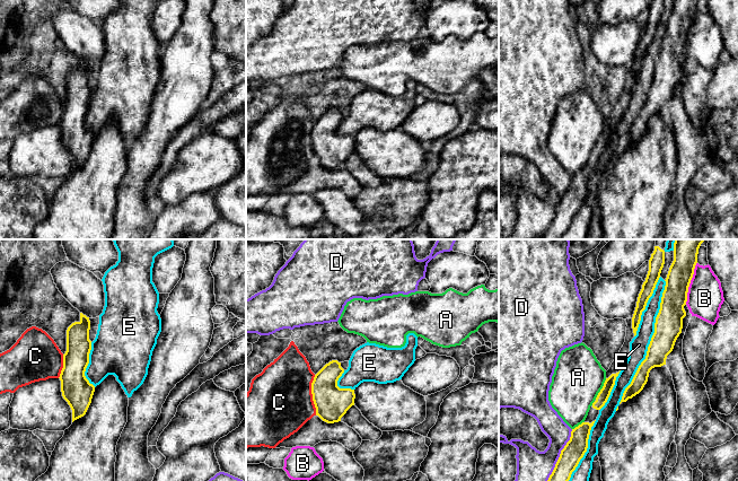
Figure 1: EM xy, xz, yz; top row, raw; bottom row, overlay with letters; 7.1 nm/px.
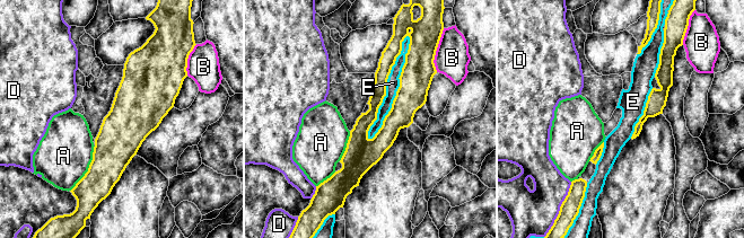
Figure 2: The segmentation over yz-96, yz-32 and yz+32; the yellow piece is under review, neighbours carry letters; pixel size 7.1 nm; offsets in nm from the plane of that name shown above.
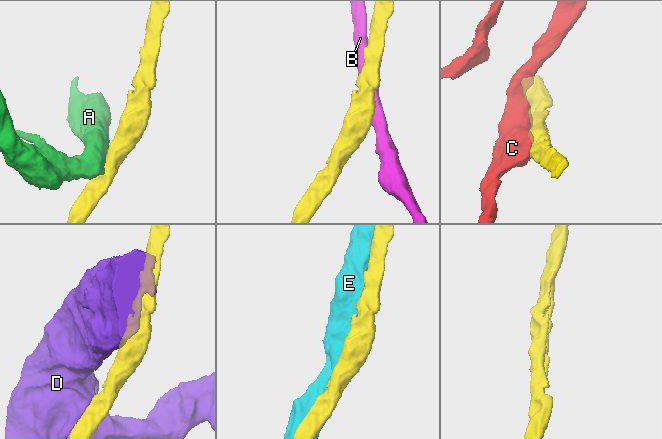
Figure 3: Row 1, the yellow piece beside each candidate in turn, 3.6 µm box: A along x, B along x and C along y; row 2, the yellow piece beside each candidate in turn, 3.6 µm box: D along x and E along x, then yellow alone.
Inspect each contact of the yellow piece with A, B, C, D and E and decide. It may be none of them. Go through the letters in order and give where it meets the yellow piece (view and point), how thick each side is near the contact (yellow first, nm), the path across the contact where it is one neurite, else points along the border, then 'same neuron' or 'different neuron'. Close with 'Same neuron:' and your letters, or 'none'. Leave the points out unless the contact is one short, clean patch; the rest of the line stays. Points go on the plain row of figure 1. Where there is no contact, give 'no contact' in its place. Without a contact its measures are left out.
A: yz (602, 136) | 80/360 nm | different neuron
B: yz (690, 29) | 180/260 nm | different neuron
C: xz (313, 142) | 240/460 nm | different neuron
D: yz (558, 207) | 150/260 nm | different neuron
E: yz (650, 89) | 200/130 nm | same neuron
Same neuron: E

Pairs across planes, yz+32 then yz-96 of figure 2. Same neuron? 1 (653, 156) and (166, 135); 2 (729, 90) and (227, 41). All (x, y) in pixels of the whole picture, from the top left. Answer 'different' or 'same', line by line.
1: different
2: different

